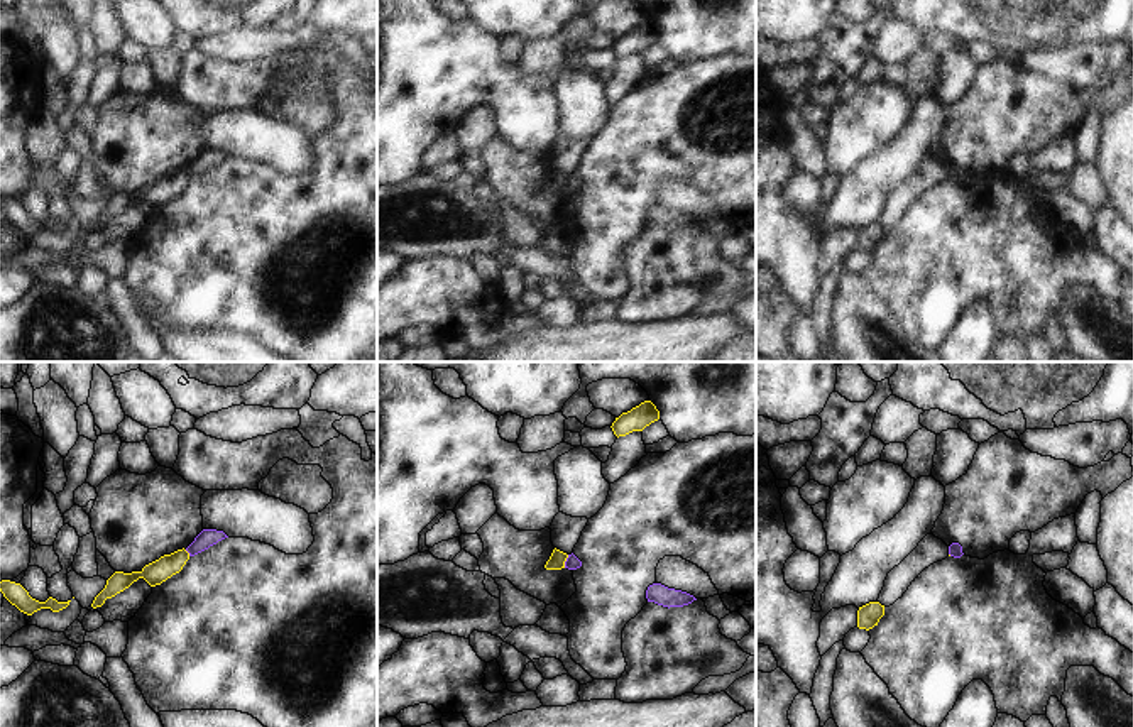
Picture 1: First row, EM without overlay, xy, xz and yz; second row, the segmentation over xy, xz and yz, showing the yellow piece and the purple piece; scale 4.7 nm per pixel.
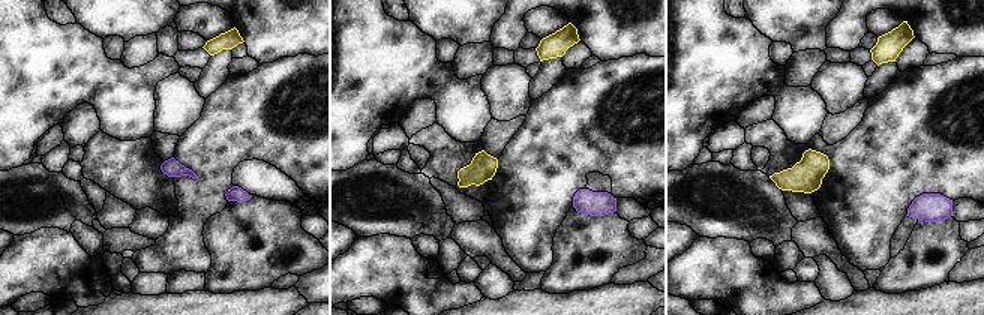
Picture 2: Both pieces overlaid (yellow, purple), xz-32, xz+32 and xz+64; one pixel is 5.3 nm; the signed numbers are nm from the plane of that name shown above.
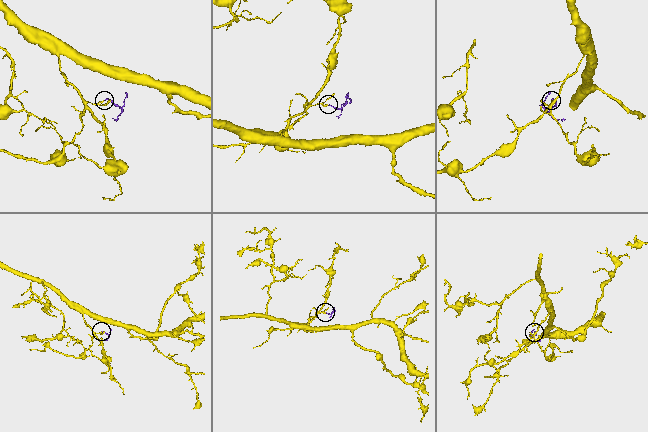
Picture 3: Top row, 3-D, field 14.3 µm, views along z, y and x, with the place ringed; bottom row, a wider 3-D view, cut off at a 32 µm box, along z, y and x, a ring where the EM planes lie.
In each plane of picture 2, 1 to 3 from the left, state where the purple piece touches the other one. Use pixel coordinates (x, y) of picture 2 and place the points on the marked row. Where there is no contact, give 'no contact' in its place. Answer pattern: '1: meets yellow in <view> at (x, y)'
1: no contact
2: no contact
3: no contact

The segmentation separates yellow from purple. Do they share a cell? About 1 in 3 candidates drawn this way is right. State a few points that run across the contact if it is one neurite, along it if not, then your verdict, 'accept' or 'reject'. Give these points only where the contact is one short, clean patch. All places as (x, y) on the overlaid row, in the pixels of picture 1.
line xz (569, 555), (563, 567); reject

